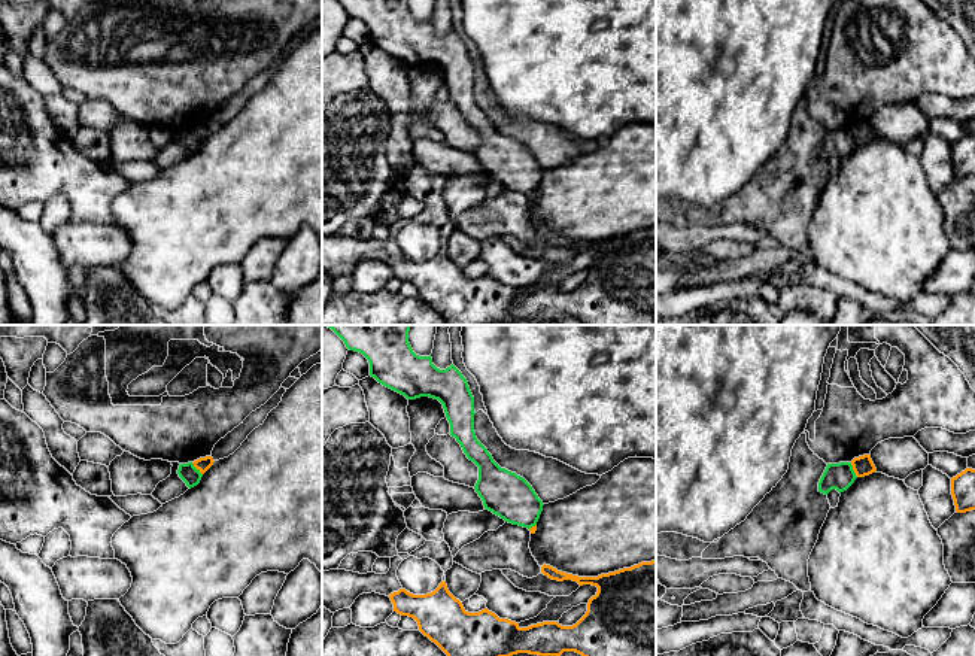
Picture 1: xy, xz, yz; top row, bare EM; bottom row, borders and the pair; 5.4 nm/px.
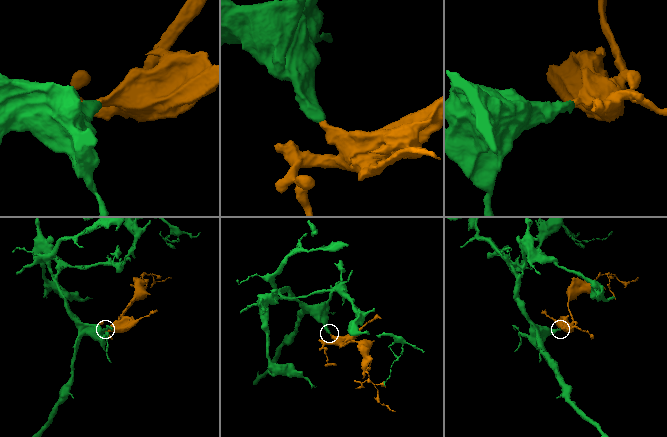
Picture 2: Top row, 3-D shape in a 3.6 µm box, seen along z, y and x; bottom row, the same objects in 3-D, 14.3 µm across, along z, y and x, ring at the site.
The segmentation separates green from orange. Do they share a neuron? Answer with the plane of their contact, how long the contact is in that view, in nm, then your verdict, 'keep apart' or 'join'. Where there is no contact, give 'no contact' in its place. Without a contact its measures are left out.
yz | 90 nm | keep apart

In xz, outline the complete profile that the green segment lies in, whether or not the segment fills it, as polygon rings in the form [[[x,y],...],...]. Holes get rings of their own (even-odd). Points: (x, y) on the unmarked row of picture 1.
[[[337,0],[349,16],[362,19],[370,28],[370,42],[383,52],[404,61],[407,66],[429,63],[443,70],[450,89],[450,101],[461,110],[470,127],[479,133],[479,146],[474,152],[486,176],[499,182],[508,189],[531,195],[537,191],[543,177],[543,167],[532,152],[516,139],[501,134],[477,106],[474,97],[474,63],[467,45],[452,30],[440,36],[432,30],[432,24],[419,22],[408,9],[408,0]]]

